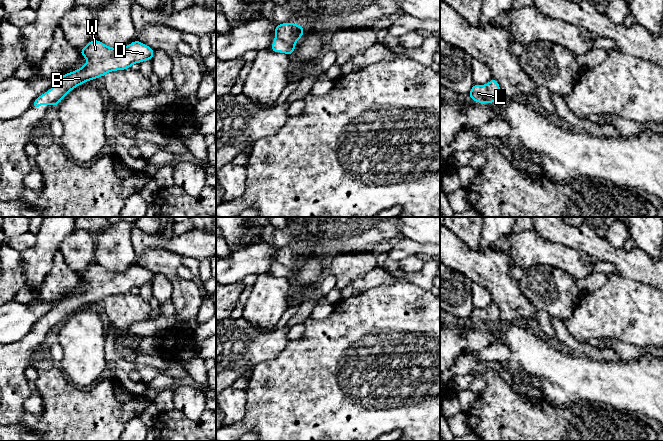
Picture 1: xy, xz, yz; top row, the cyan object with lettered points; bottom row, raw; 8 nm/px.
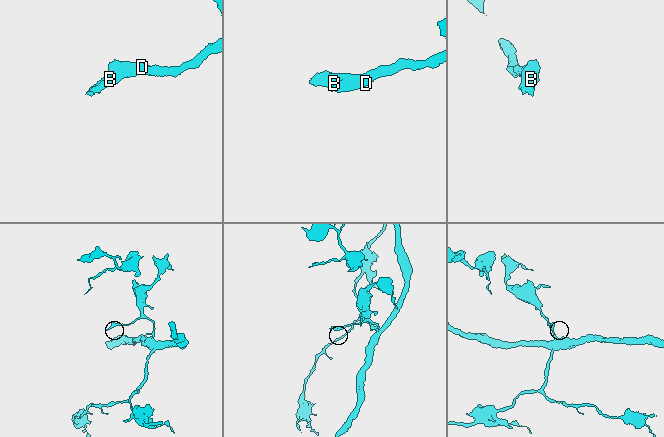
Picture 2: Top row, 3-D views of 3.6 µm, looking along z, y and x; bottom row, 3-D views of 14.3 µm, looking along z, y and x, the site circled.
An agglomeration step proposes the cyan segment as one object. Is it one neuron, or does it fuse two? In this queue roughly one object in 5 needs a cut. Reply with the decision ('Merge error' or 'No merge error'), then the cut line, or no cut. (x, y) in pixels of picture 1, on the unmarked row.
No merge error. No split

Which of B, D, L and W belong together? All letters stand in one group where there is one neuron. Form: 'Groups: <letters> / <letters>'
Groups: B D L W

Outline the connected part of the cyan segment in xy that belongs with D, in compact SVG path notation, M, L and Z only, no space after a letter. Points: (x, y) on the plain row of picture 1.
M92 263L79 276L80 280L87 282L87 288L71 297L62 299L50 314L37 321L31 331L37 333L42 327L57 331L59 326L77 310L103 301L111 295L130 293L134 287L152 285L154 280L153 272L137 264L123 272L111 272Z

